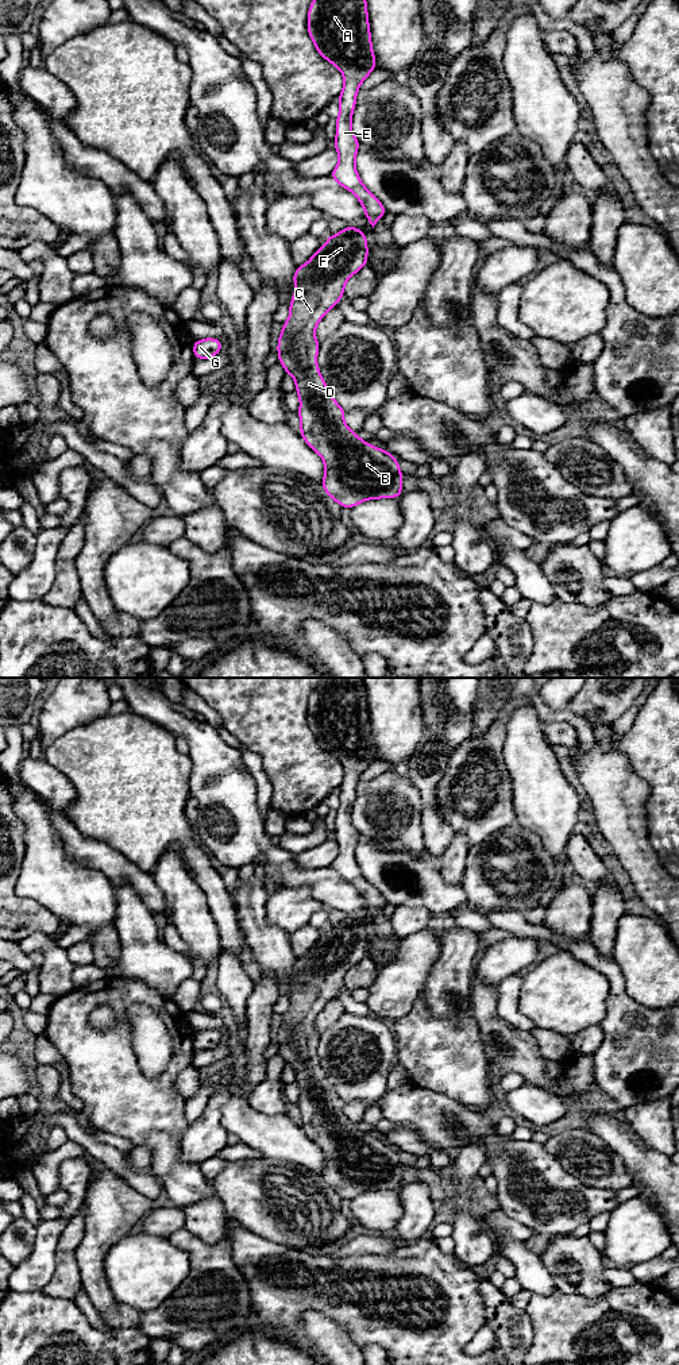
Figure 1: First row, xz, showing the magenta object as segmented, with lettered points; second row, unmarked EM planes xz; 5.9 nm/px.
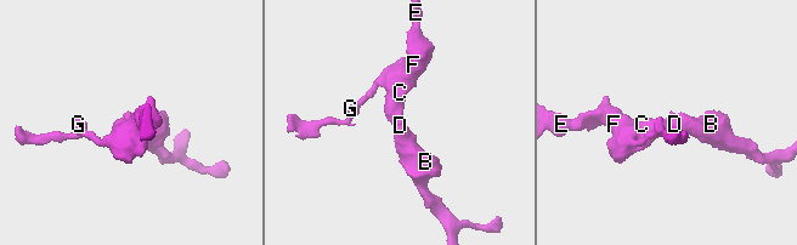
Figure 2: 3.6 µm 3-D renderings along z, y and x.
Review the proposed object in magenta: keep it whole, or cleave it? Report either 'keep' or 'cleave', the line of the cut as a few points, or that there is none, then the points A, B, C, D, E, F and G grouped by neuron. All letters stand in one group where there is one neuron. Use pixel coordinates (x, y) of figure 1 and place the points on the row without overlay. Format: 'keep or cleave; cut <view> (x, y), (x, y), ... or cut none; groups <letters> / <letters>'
keep; cut none; groups A B C D E F G

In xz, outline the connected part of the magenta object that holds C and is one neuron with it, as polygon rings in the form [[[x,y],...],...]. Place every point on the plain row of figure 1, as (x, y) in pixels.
[[[352,917],[325,929],[327,937],[319,938],[312,949],[297,957],[292,973],[297,976],[289,994],[290,1009],[282,1015],[278,1029],[278,1050],[286,1065],[294,1068],[300,1088],[300,1125],[305,1134],[321,1148],[325,1164],[321,1172],[324,1183],[342,1199],[351,1200],[366,1191],[398,1189],[402,1185],[402,1169],[398,1152],[393,1145],[363,1133],[344,1115],[347,1104],[328,1086],[328,1076],[317,1059],[320,1034],[315,1022],[324,1006],[344,988],[344,976],[350,968],[367,956],[367,928]]]

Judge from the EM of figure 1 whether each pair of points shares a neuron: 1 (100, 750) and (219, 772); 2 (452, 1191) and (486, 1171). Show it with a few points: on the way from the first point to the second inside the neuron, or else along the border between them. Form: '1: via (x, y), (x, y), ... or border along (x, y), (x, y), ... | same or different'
1: border along (188, 754), (192, 762), (189, 778), (191, 797) | different
2: border along (485, 1161), (475, 1178) | different

